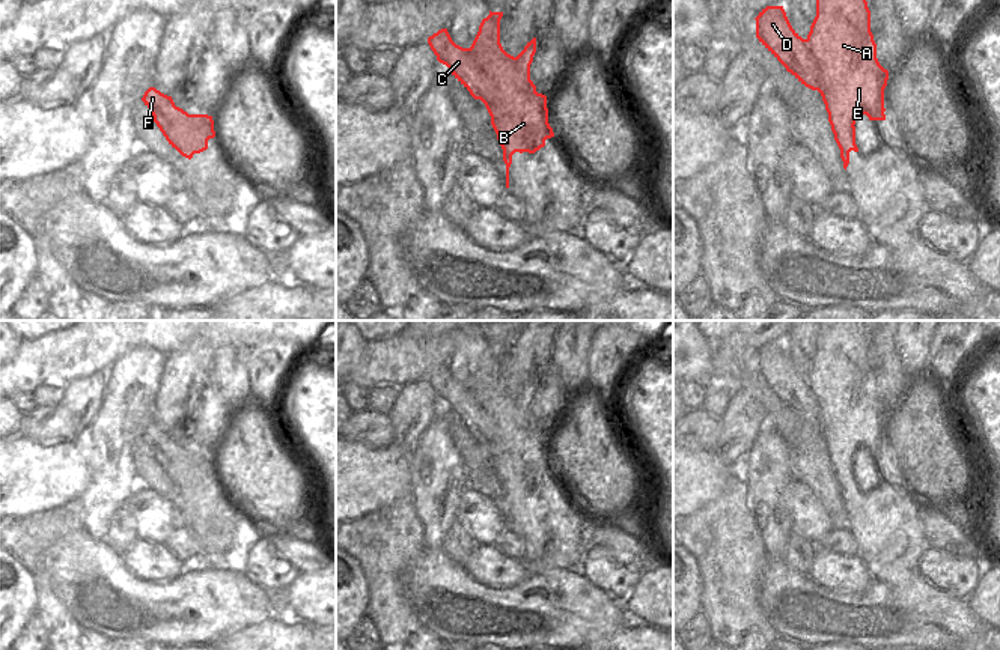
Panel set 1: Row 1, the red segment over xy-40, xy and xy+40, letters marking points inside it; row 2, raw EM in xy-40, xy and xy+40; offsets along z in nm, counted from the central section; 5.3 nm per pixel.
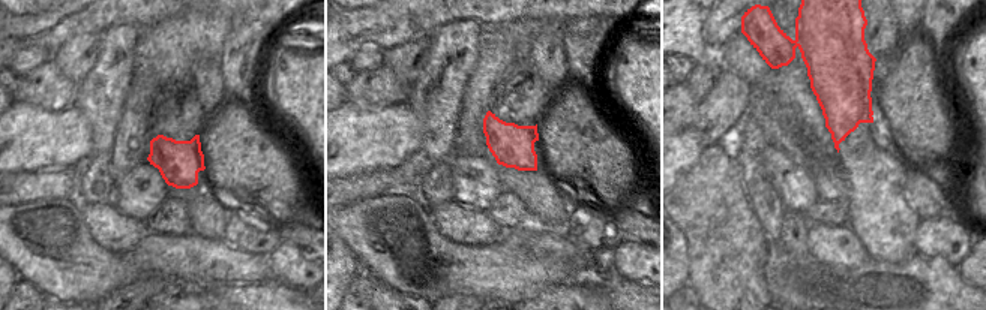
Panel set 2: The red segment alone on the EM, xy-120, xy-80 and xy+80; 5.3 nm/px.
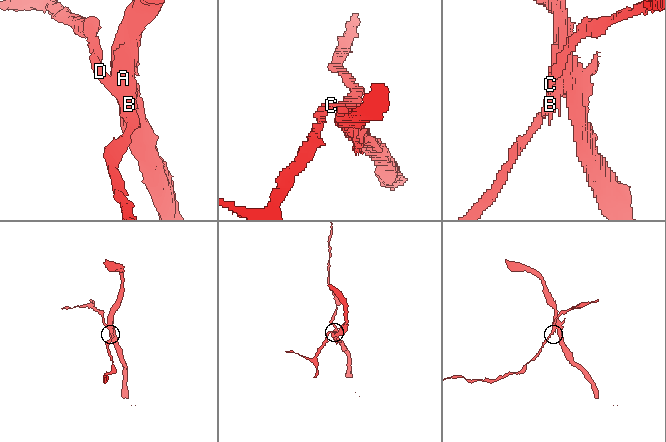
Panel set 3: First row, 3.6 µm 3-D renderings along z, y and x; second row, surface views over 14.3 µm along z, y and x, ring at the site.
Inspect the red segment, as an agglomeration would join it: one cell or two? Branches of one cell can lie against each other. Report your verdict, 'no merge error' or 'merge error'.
merge error

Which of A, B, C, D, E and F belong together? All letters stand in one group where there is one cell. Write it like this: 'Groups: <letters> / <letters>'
Groups: A E / B C D F.

